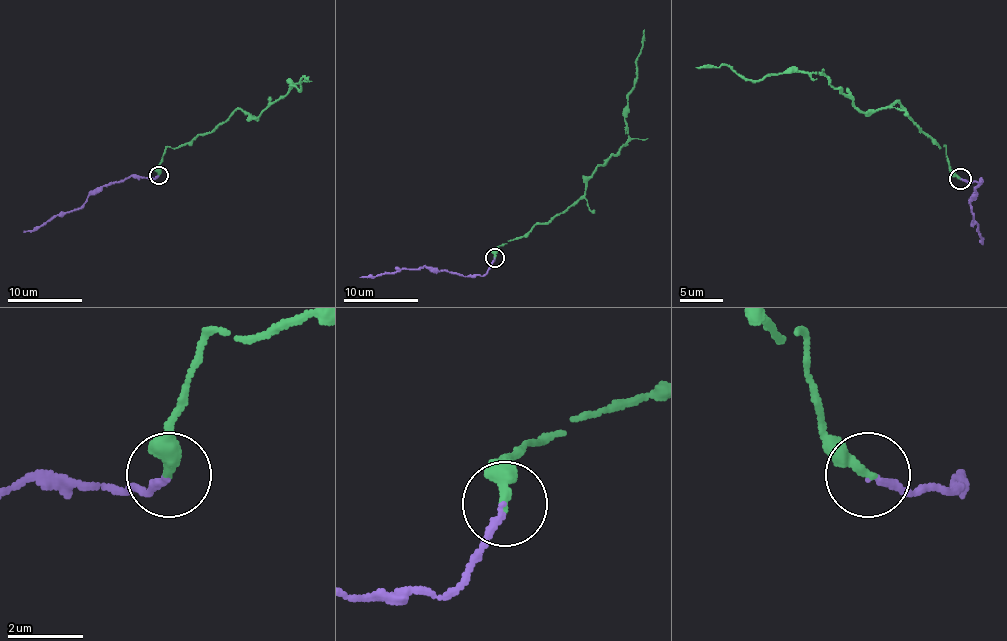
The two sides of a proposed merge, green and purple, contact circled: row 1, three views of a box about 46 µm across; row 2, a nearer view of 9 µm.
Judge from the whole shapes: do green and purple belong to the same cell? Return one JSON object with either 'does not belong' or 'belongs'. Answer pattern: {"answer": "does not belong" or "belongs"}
{"answer": "belongs"}

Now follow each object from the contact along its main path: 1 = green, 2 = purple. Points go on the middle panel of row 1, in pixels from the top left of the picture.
1: (495, 257), (495, 250), (575, 203), (585, 194), (592, 171), (627, 141), (626, 106), (644, 30)
2: (495, 257), (482, 276), (463, 276), (419, 266), (359, 277)

